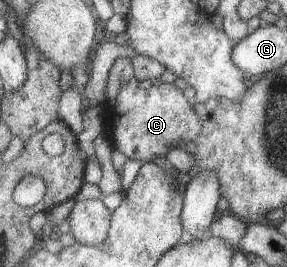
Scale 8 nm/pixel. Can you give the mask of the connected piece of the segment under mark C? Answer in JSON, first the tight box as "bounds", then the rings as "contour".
{"bounds":[103,77,203,164],"contour":[[[132,77],[118,91],[113,112],[103,107],[103,127],[113,148],[122,151],[129,159],[139,160],[143,164],[153,163],[156,158],[165,158],[170,149],[198,138],[203,122],[194,104],[173,82]]]}

